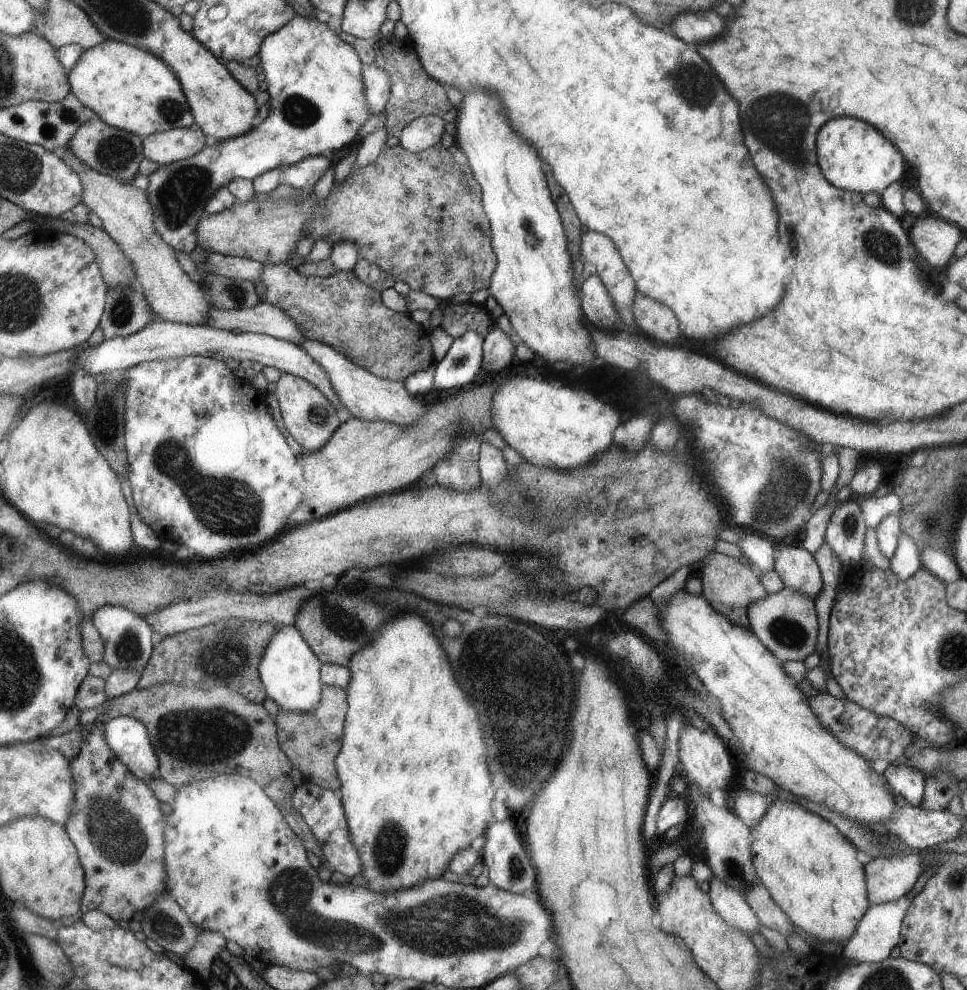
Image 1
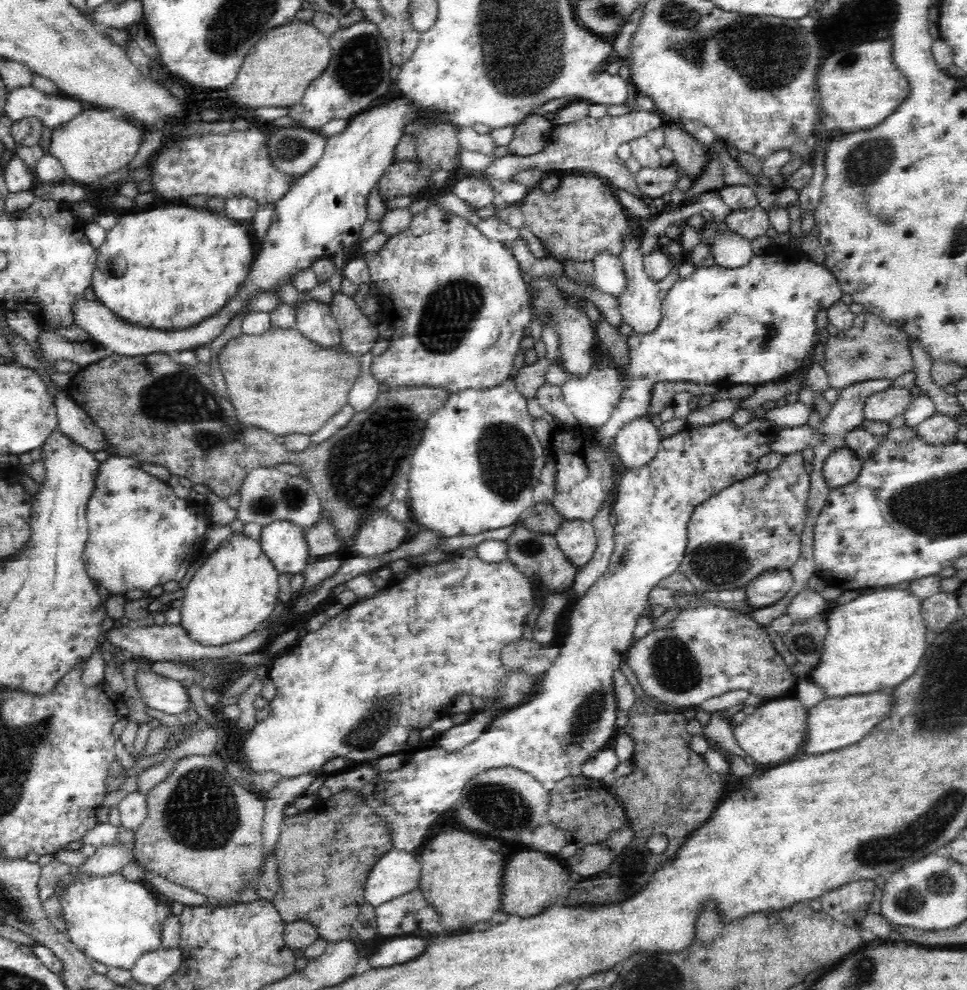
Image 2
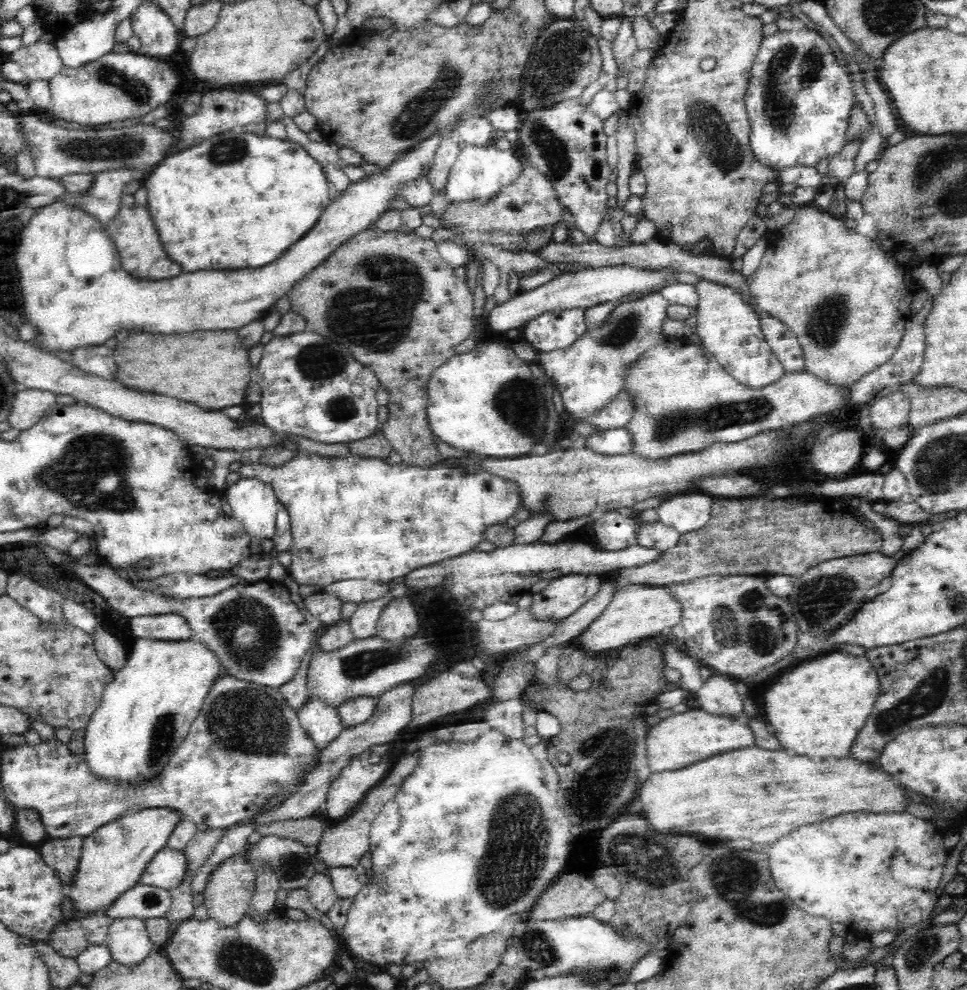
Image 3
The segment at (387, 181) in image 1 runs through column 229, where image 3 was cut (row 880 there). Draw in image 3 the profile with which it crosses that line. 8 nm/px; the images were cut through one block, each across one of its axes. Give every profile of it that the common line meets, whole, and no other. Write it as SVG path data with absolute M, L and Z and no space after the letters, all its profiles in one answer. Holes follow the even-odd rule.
M243 853L236 854L228 860L224 860L211 875L208 885L203 890L204 902L209 917L213 918L224 928L226 926L236 926L240 920L249 912L249 904L254 896L257 873L253 866L247 861Z

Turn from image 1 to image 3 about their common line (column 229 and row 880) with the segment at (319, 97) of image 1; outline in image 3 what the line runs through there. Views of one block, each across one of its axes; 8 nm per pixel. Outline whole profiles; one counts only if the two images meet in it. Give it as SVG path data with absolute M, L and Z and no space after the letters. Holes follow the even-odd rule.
M166 846L152 857L139 883L171 891L183 884L189 870L186 850Z

